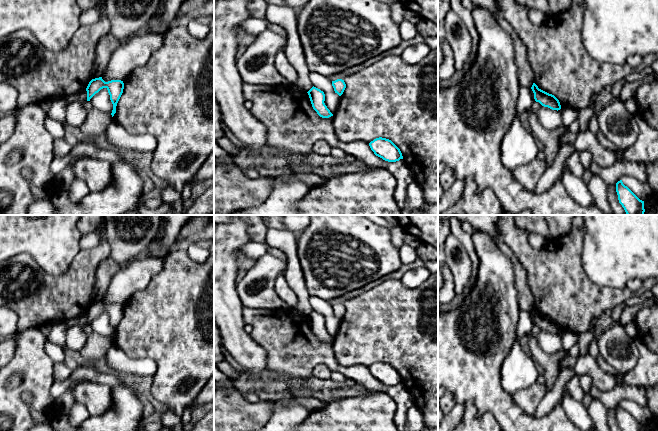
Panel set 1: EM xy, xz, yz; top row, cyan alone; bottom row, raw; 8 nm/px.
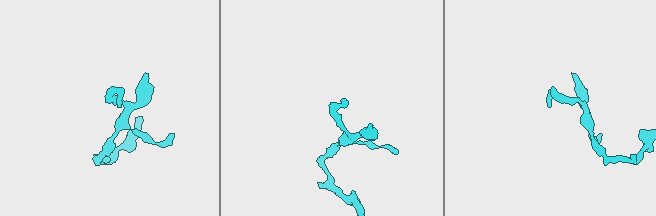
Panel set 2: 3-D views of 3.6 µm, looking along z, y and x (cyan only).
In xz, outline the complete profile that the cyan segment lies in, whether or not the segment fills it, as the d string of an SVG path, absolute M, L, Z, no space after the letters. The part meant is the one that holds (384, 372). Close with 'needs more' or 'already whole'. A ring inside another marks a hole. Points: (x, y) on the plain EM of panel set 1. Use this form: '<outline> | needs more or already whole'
M376 362L369 367L374 378L385 385L396 386L403 383L400 373L389 363Z | already whole

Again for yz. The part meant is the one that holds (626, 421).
M622 404L616 407L616 416L622 431L644 431L644 425L640 424L627 410L625 410Z | already whole

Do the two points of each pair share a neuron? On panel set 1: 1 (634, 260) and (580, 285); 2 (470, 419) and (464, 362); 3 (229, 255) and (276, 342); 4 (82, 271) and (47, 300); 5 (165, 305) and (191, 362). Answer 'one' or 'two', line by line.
1: two
2: two
3: two
4: one
5: one

